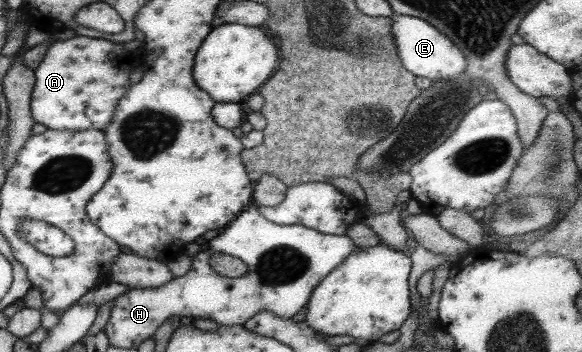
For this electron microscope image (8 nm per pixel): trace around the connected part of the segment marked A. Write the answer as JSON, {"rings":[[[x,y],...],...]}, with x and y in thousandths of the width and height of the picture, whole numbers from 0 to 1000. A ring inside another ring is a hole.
{"rings":[[[139,99],[107,116],[95,114],[58,199],[58,241],[52,267],[52,327],[57,347],[74,352],[84,369],[136,372],[162,364],[177,372],[194,330],[201,290],[225,241],[220,165],[211,122]]]}

